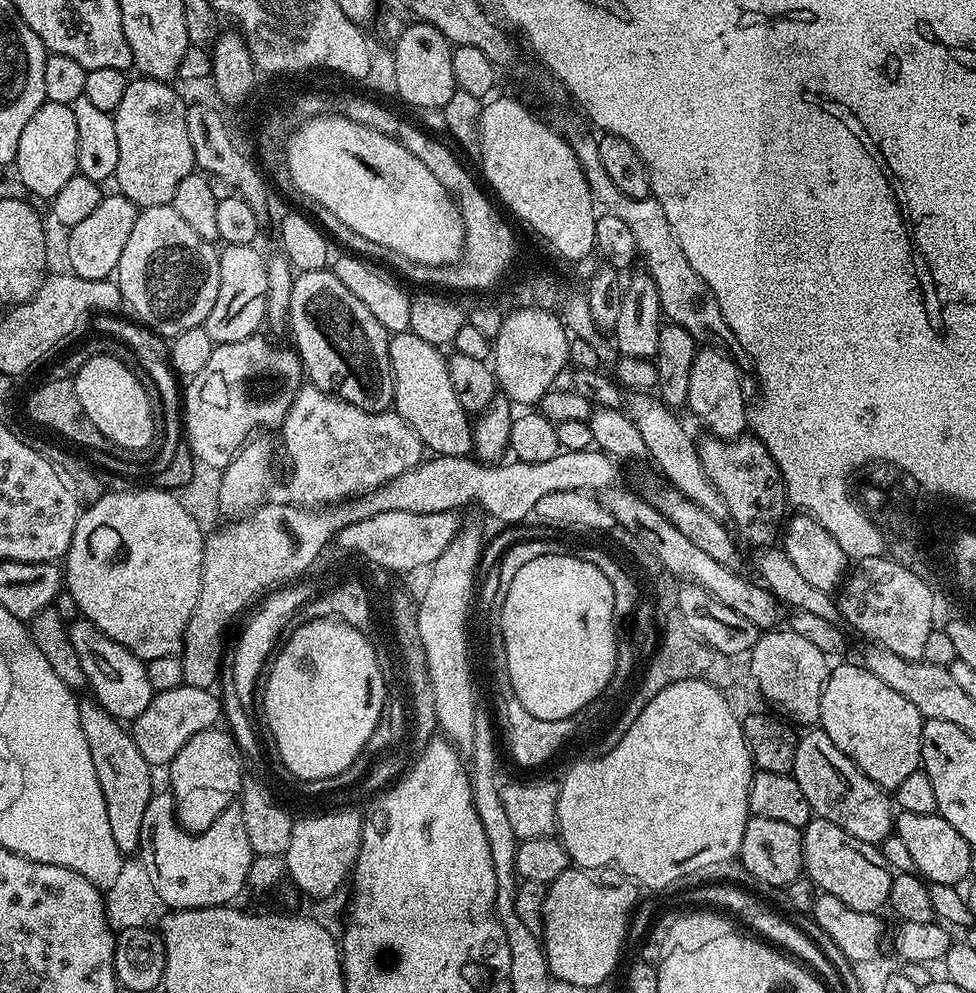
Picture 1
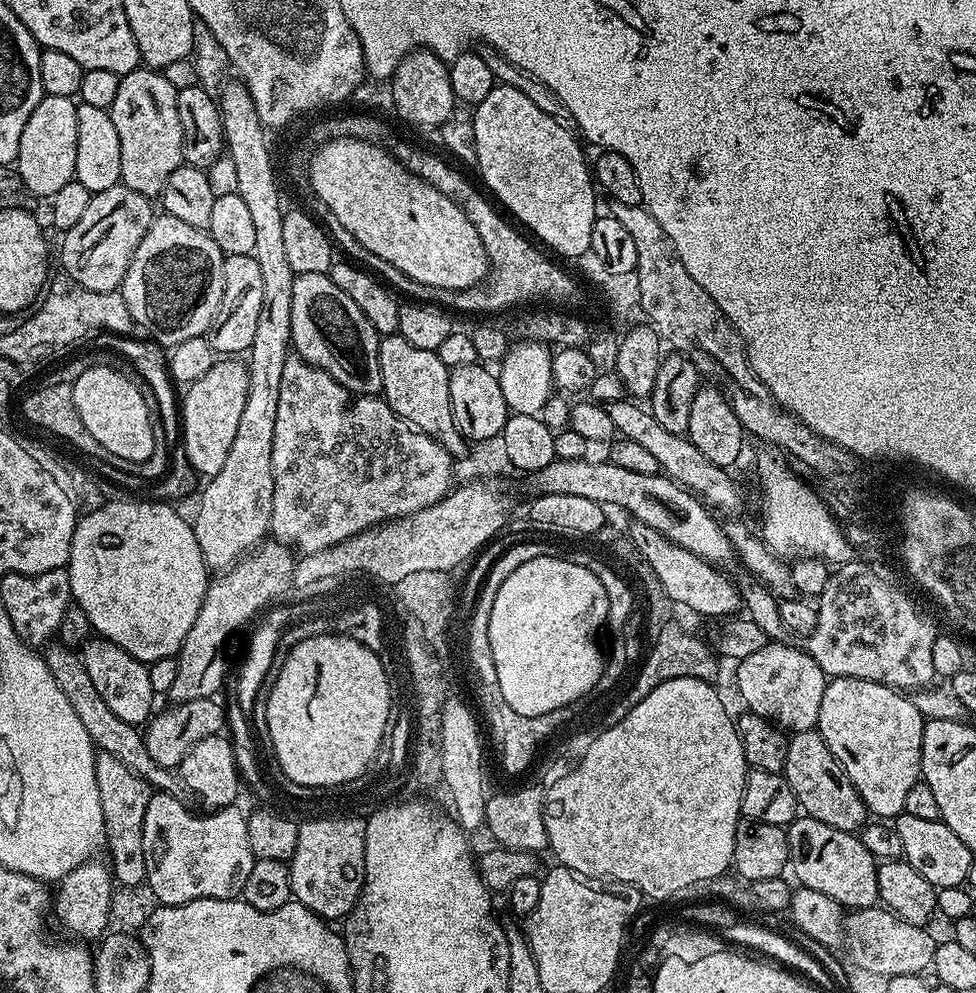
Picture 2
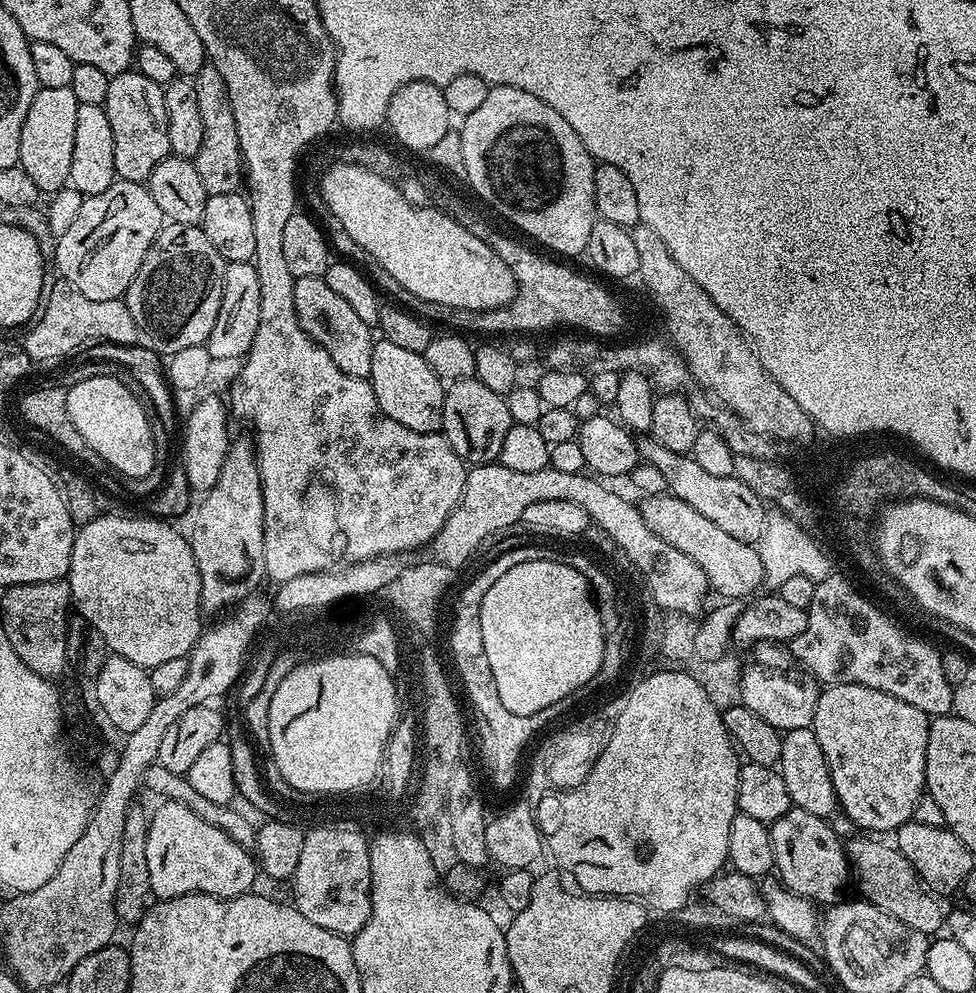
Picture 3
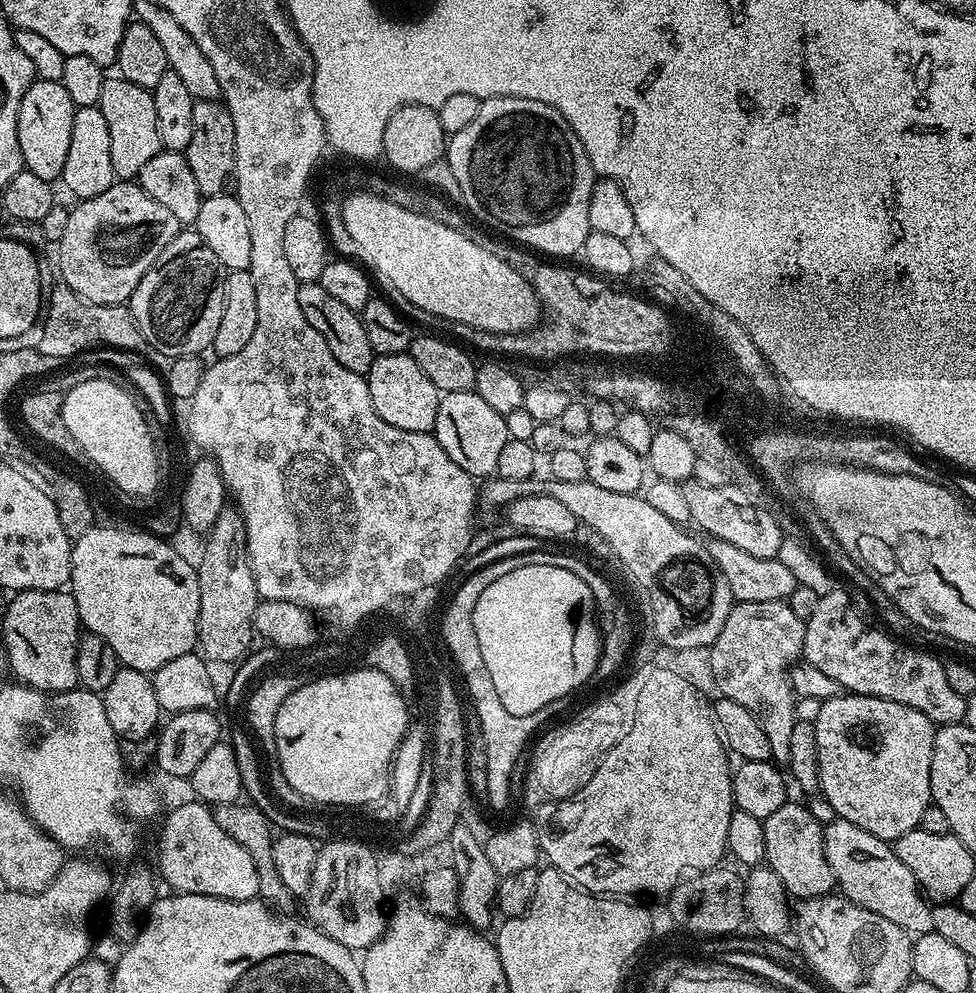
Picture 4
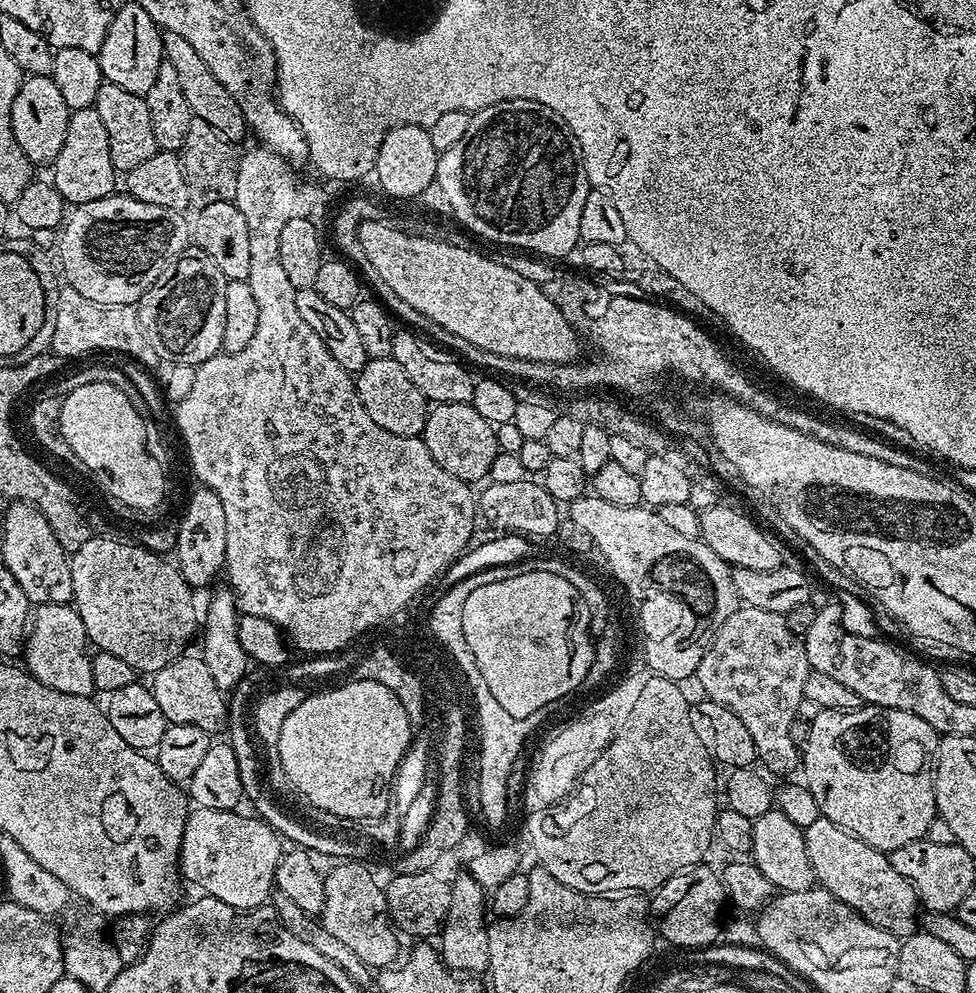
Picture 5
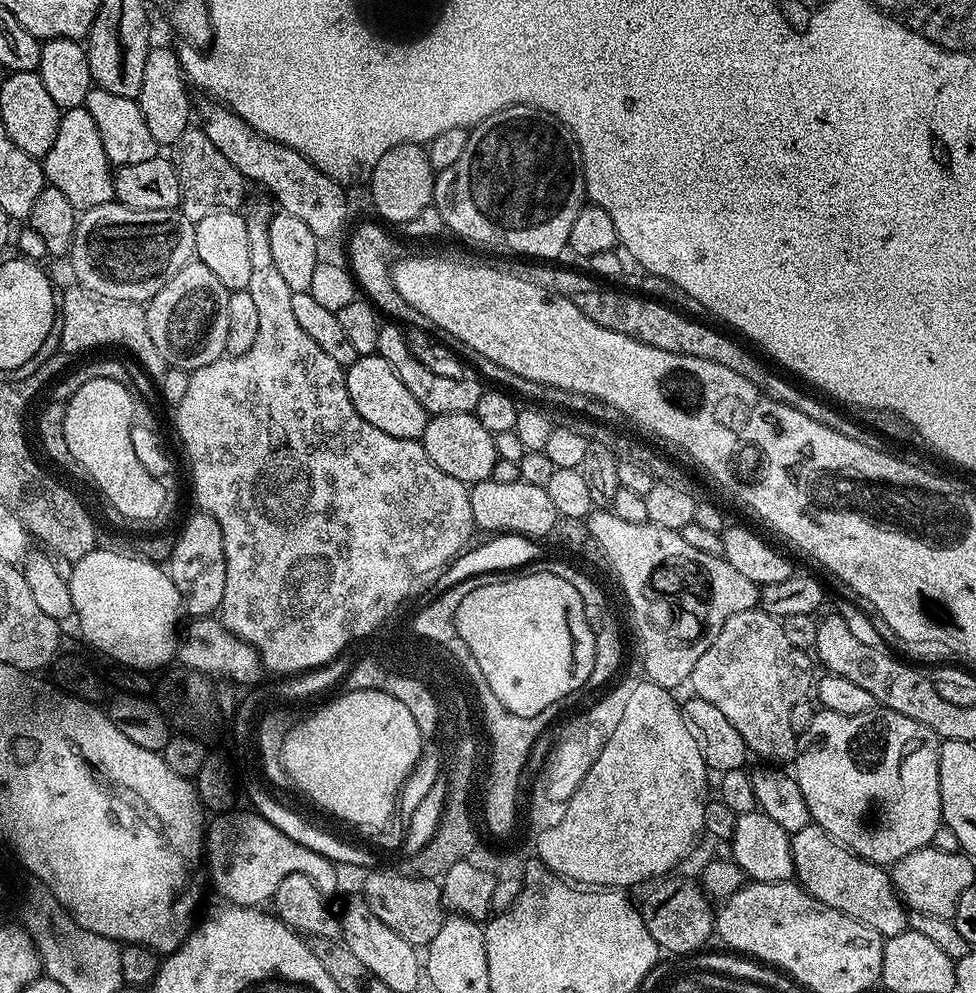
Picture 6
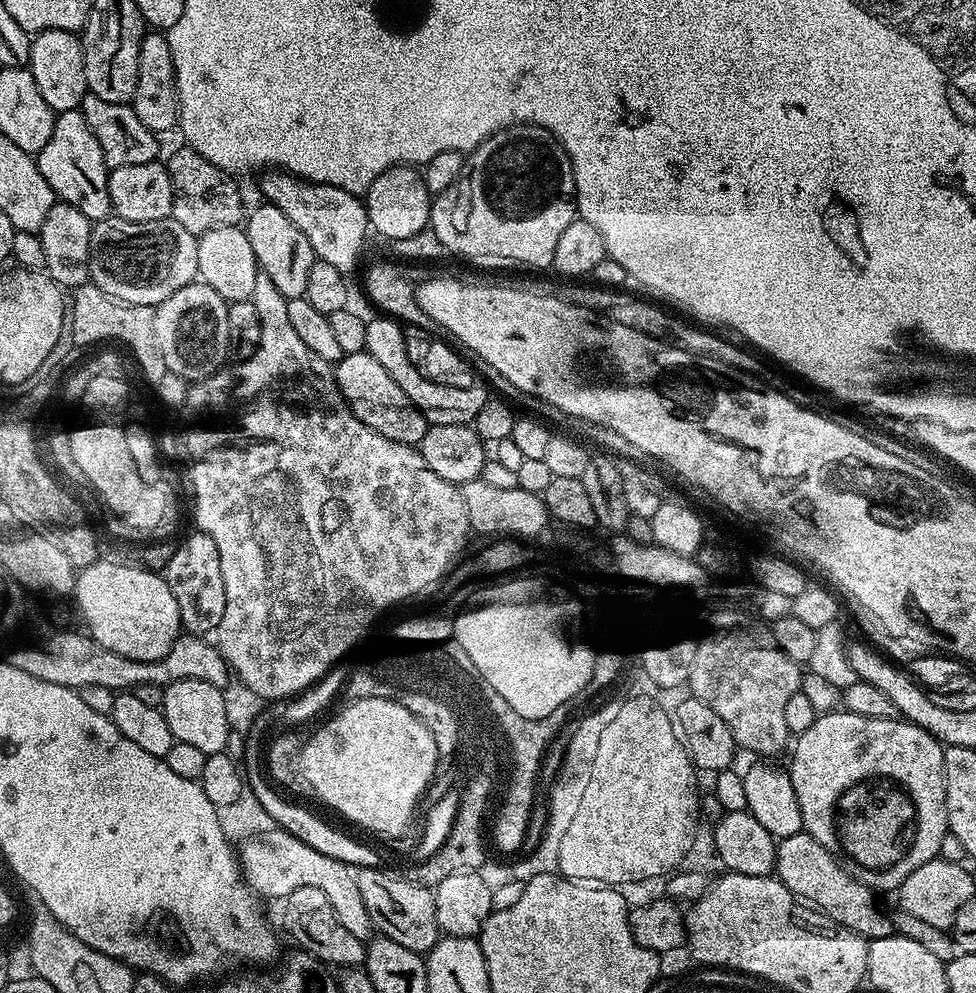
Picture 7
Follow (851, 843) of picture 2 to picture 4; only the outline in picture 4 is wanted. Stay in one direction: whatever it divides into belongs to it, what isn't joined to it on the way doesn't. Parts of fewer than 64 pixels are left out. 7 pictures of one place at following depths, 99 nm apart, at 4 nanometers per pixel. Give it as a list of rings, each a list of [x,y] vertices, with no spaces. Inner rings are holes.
[[[789,802],[778,806],[770,818],[764,820],[766,834],[767,867],[778,874],[785,892],[797,901],[827,896],[836,888],[834,870],[830,870],[830,862],[826,862],[824,849],[824,825],[811,813],[803,803]]]

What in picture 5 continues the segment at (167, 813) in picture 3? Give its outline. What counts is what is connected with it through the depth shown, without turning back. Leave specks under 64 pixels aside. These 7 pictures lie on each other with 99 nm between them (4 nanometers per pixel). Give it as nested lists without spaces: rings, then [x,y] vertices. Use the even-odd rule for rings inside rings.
[[[193,807],[186,818],[186,826],[182,830],[182,846],[180,847],[180,872],[199,891],[206,896],[218,898],[218,902],[226,902],[226,906],[234,906],[241,912],[251,912],[254,908],[265,907],[269,903],[276,883],[276,867],[282,855],[281,837],[263,820],[255,815],[239,816],[239,811],[210,810]]]

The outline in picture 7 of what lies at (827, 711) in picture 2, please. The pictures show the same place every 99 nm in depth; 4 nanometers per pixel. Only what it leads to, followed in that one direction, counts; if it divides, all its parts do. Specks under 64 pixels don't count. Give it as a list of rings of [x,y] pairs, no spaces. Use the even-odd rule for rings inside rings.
[[[833,710],[815,719],[797,740],[795,737],[791,749],[792,768],[787,769],[802,812],[803,831],[839,858],[855,880],[877,893],[895,893],[918,866],[939,857],[942,838],[949,832],[944,785],[945,745],[903,718],[866,718],[847,710]]]

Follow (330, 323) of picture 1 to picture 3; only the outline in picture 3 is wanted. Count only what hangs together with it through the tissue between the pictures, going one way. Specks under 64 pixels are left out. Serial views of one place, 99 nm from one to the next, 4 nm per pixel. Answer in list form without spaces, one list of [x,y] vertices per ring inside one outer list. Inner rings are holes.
[[[319,276],[296,277],[294,306],[302,330],[306,330],[306,334],[310,334],[310,338],[318,342],[318,346],[322,346],[330,358],[334,358],[334,366],[354,378],[368,380],[374,343],[374,332],[370,325],[362,322],[362,318],[354,314],[353,308],[338,294],[334,294],[334,290],[330,290],[330,286],[326,286]]]

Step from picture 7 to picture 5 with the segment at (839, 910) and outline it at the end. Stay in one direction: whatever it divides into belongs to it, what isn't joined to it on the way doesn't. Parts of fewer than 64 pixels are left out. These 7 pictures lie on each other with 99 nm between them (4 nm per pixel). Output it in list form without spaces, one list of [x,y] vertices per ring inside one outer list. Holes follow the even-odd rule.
[[[819,815],[816,822],[804,828],[806,852],[810,854],[810,866],[814,866],[816,884],[825,888],[834,898],[846,902],[862,918],[874,926],[892,932],[896,937],[911,936],[918,928],[918,901],[914,886],[894,870],[888,861],[888,853],[862,842],[842,826]]]

